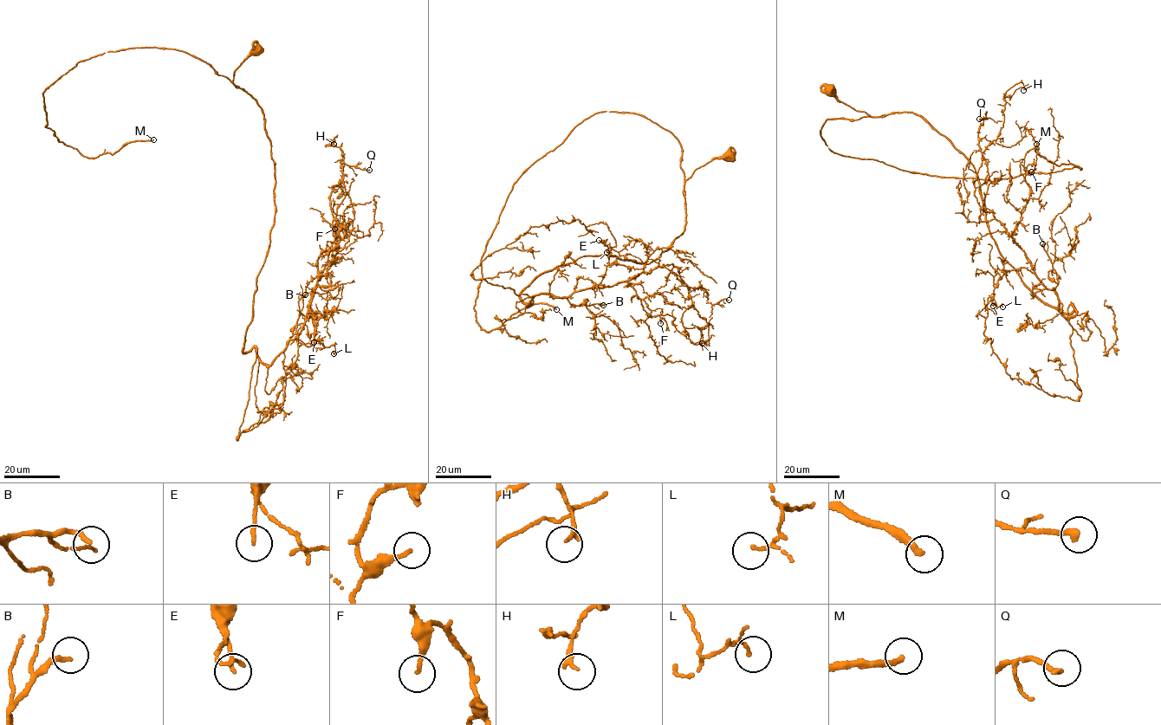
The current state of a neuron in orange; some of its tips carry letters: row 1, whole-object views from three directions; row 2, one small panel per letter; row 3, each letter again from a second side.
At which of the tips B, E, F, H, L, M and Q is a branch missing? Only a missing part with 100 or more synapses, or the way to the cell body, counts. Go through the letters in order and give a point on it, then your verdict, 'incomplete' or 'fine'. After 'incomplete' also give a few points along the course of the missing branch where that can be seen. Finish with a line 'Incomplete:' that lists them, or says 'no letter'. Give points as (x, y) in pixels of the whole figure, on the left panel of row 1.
B: (305, 294) | incomplete | (305, 294), (332, 294), (340, 309), (349, 314)
E: (314, 342) | fine
F: (334, 229) | fine
H: (334, 144) | fine
L: (334, 353) | fine
M: (153, 139) | incomplete | (153, 139), (163, 132), (162, 137), (178, 141), (187, 156), (196, 156), (218, 177), (245, 175)
Q: (369, 170) | fine
Incomplete: B, M

